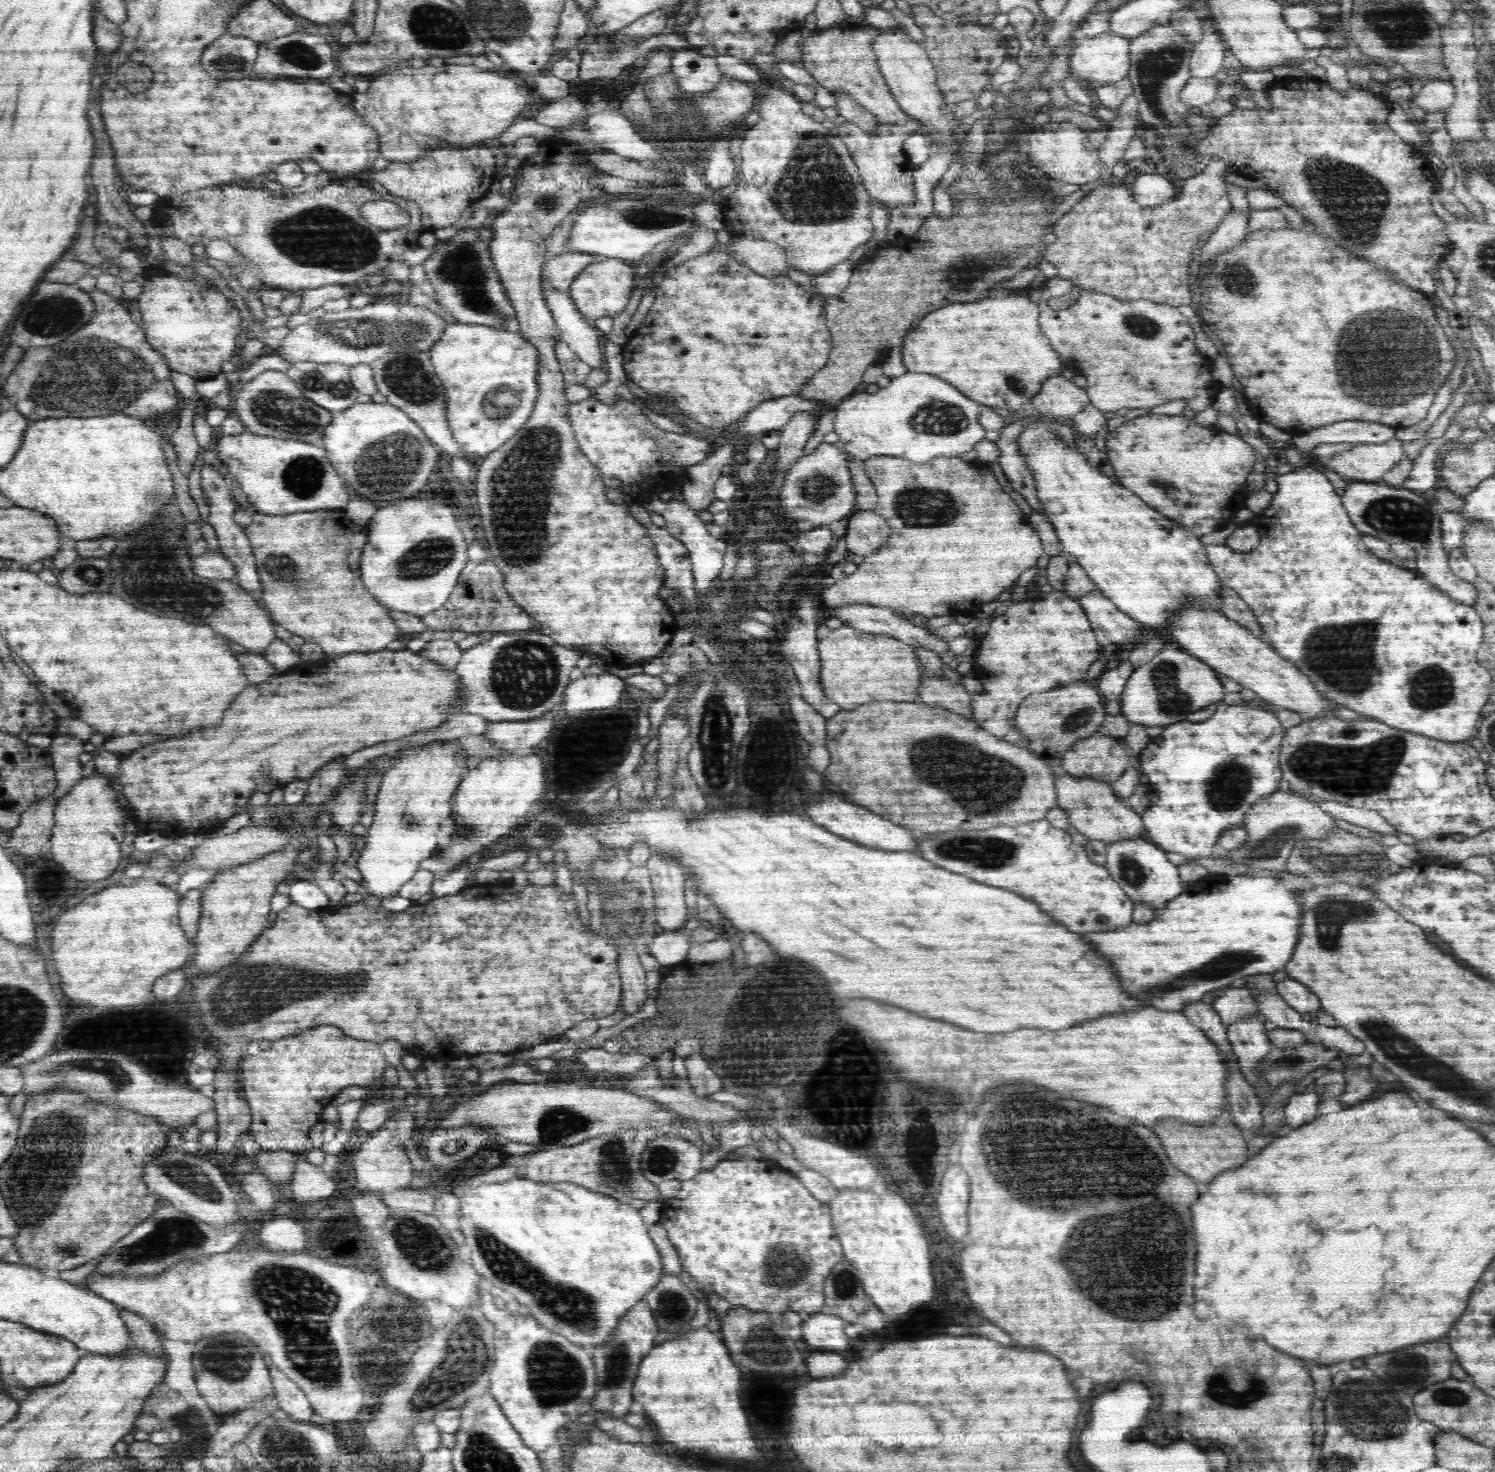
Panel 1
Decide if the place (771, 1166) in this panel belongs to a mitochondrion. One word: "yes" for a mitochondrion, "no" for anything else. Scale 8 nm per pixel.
no

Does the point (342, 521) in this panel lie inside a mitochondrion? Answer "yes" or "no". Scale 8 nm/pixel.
no

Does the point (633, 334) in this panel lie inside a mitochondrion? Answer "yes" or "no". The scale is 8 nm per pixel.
no

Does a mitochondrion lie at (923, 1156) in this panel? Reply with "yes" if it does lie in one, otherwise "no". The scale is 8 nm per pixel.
no

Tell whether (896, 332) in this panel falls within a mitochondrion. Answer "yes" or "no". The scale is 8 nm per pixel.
no

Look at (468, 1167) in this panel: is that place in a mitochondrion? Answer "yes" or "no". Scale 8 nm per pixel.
yes

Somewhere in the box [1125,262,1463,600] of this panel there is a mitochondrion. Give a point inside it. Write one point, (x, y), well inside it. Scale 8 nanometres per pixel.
(1388, 375)

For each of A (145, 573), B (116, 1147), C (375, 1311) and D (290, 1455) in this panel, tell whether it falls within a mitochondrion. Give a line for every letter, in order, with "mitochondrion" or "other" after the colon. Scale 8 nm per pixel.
A: mitochondrion
B: other
C: other
D: mitochondrion

